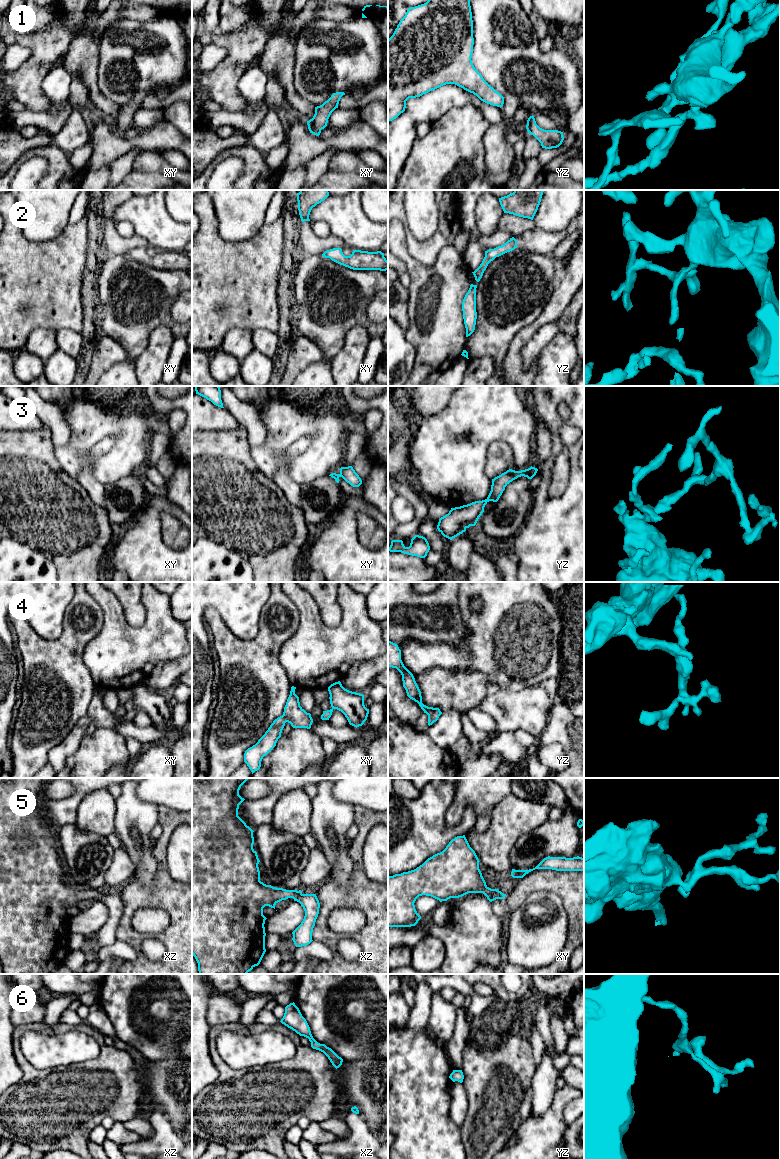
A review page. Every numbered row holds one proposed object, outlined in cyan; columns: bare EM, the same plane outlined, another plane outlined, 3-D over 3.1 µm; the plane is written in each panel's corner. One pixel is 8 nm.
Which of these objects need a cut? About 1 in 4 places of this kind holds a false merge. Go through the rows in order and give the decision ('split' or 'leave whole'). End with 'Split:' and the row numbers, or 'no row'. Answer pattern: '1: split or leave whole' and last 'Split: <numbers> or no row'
1: leave whole
2: leave whole
3: split
4: leave whole
5: leave whole
6: leave whole
Split: 3

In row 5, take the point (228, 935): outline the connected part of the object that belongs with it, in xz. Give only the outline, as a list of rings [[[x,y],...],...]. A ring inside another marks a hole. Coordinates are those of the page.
[[[192,778],[192,955],[198,963],[199,974],[247,974],[255,966],[258,966],[266,952],[265,949],[265,920],[263,908],[269,906],[275,909],[275,905],[288,898],[293,898],[301,904],[305,911],[305,916],[301,924],[292,932],[293,942],[296,947],[310,944],[312,932],[319,914],[320,903],[316,894],[303,894],[301,890],[286,890],[266,885],[260,881],[260,862],[257,852],[253,849],[253,830],[238,816],[239,805],[245,800],[239,795],[241,786],[249,778]]]

